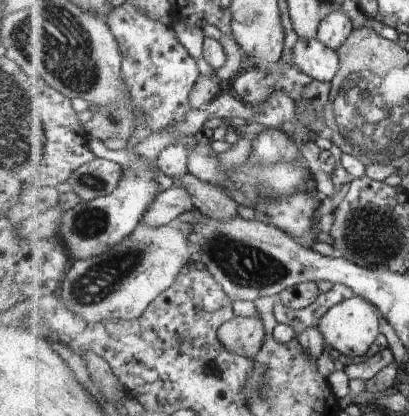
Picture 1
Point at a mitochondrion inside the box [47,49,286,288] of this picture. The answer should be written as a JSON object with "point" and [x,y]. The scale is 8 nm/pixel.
{"point":[86,224]}

